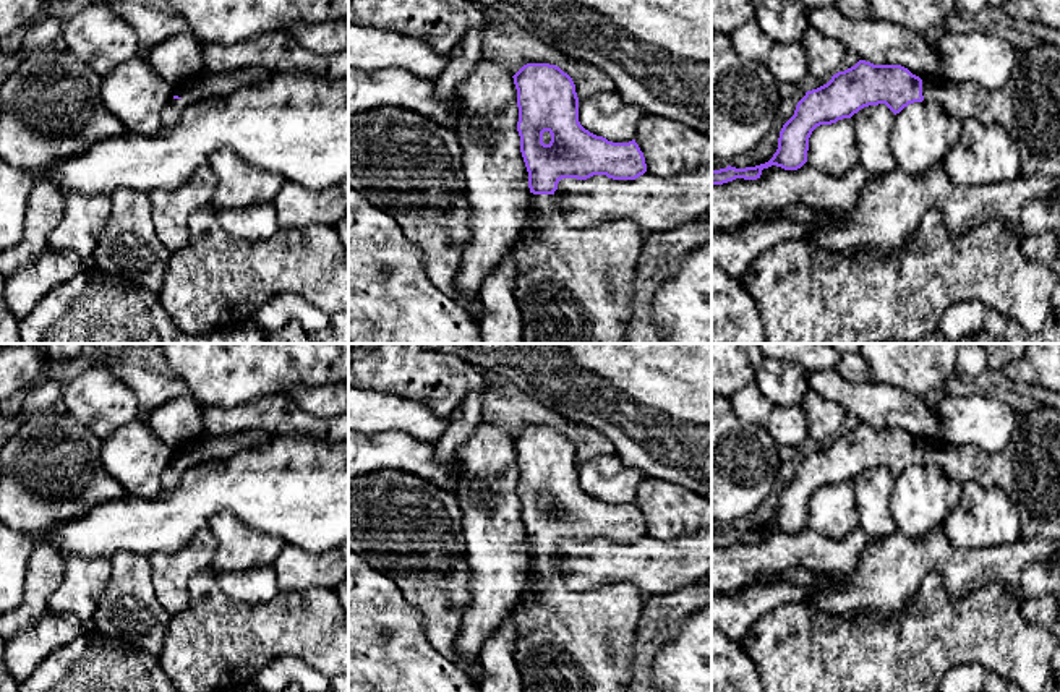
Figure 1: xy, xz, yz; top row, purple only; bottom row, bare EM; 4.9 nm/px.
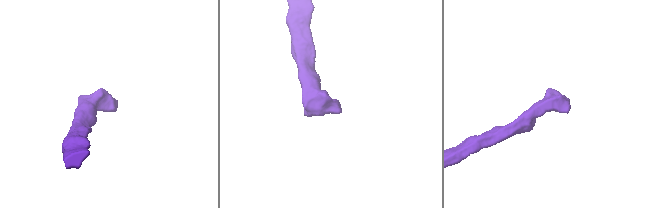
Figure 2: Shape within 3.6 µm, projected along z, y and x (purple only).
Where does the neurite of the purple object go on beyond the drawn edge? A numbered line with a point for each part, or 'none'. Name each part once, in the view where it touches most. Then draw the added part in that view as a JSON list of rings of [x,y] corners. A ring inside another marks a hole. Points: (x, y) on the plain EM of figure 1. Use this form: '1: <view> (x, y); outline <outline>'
1: xz (568, 640); outline [[[530,557],[530,575],[514,609],[514,660],[524,692],[629,692],[639,674],[632,645],[643,595],[630,582],[569,590],[554,557]]]

